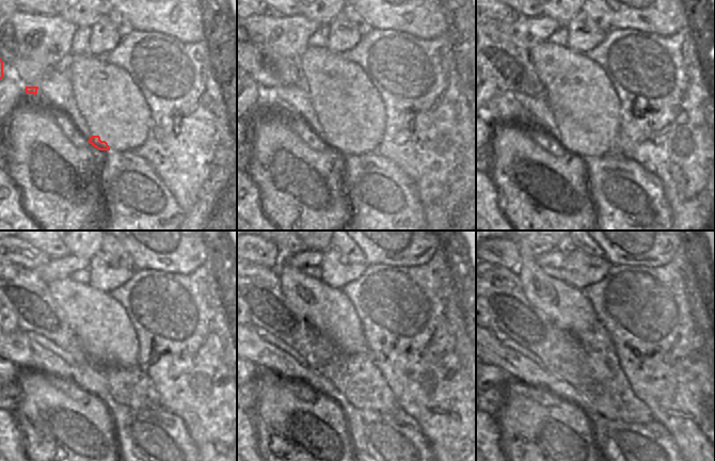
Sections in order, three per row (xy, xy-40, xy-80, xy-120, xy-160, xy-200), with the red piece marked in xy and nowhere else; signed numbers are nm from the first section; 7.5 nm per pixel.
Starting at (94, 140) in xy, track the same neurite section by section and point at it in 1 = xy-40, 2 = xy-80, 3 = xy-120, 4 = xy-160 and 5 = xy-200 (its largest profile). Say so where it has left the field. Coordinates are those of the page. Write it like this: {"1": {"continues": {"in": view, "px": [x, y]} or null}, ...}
{"1": {"continues": {"in": "xy-40", "px": [333, 142]}}, "2": {"continues": {"in": "xy-80", "px": [571, 143]}}, "3": {"continues": {"in": "xy-120", "px": [19, 349]}}, "4": {"continues": {"in": "xy-160", "px": [266, 356]}}, "5": {"continues": {"in": "xy-200", "px": [515, 366]}}}

